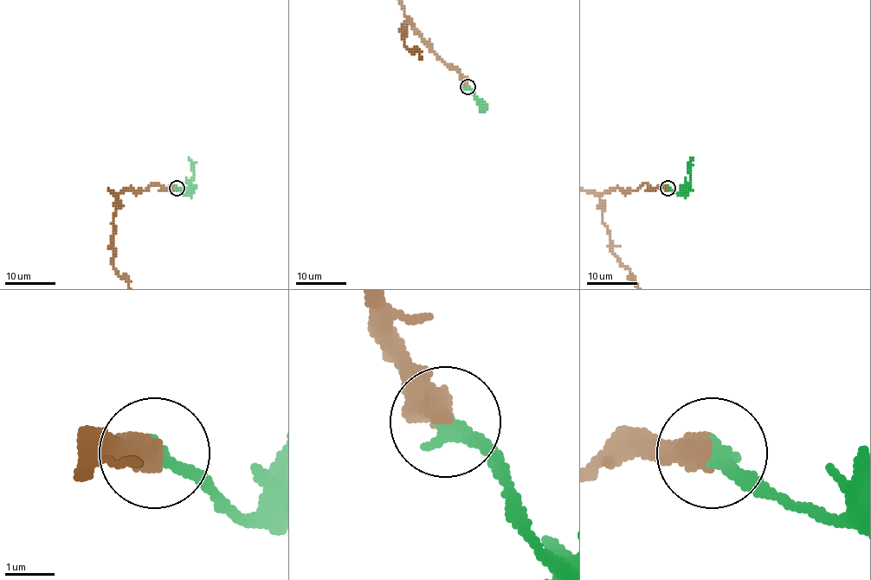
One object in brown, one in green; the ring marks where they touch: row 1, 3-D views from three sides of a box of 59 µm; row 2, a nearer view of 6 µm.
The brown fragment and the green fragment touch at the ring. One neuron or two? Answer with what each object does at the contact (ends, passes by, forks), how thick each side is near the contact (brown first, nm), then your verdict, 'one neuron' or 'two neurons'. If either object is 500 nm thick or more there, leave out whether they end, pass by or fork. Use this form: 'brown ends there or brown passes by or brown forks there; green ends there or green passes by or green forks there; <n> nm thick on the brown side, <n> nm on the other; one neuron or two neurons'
550 nm thick on the brown side, 360 nm on the other; one neuron

